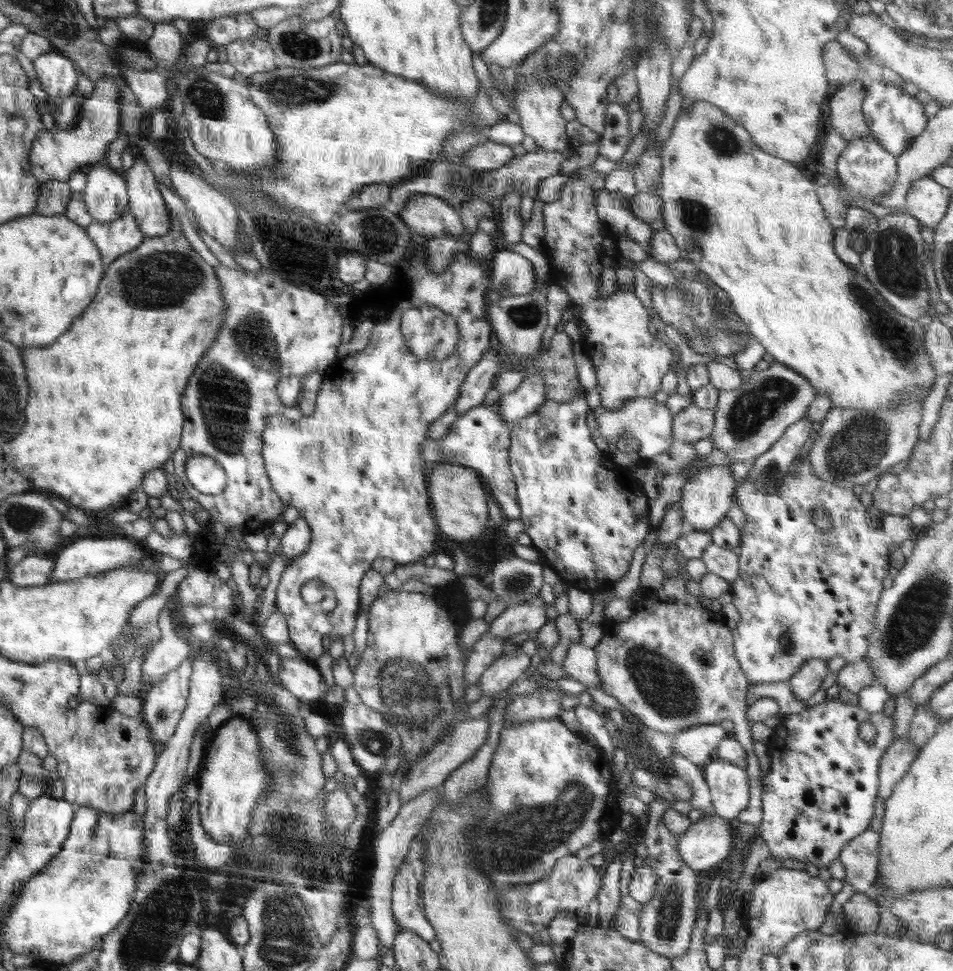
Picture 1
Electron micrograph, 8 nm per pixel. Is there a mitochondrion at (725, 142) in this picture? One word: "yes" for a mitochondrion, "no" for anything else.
yes

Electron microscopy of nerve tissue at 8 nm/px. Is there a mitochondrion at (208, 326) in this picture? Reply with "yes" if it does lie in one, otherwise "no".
yes

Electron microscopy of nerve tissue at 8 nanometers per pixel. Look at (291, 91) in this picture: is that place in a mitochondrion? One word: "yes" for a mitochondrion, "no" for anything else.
yes

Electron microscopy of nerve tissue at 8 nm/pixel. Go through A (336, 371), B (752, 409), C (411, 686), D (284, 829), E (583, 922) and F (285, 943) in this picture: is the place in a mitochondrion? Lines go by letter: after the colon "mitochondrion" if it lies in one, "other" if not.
A: other
B: mitochondrion
C: mitochondrion
D: mitochondrion
E: other
F: mitochondrion

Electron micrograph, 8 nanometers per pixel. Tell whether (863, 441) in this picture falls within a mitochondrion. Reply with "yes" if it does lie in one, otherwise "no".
yes

